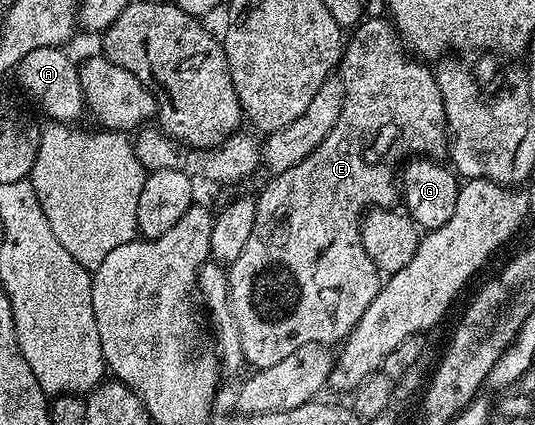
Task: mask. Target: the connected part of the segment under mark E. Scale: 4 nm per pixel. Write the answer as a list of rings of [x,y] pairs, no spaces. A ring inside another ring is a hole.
[[[366,16],[350,32],[354,32],[350,37],[348,34],[339,62],[343,100],[335,127],[331,127],[331,131],[323,139],[323,143],[319,143],[319,147],[315,147],[315,151],[311,151],[311,155],[307,155],[307,159],[303,159],[287,171],[276,174],[272,178],[273,182],[261,194],[256,194],[255,227],[251,227],[251,236],[248,237],[247,244],[243,246],[239,259],[235,259],[235,263],[228,266],[229,306],[233,312],[233,324],[237,325],[239,329],[239,343],[243,343],[243,355],[246,362],[250,366],[253,365],[254,370],[272,367],[275,363],[286,359],[287,355],[291,355],[292,352],[298,351],[308,344],[321,344],[329,347],[333,345],[332,341],[344,342],[351,330],[359,323],[359,319],[363,319],[363,311],[367,311],[367,307],[371,307],[371,299],[375,299],[375,295],[383,284],[382,274],[376,264],[372,262],[371,256],[364,250],[363,239],[360,235],[363,214],[374,207],[393,209],[399,201],[399,170],[402,166],[418,155],[437,155],[433,153],[439,152],[440,149],[442,152],[446,148],[445,100],[437,86],[434,70],[432,68],[424,69],[421,66],[424,64],[416,56],[406,52],[396,28],[384,16],[381,17]]]

